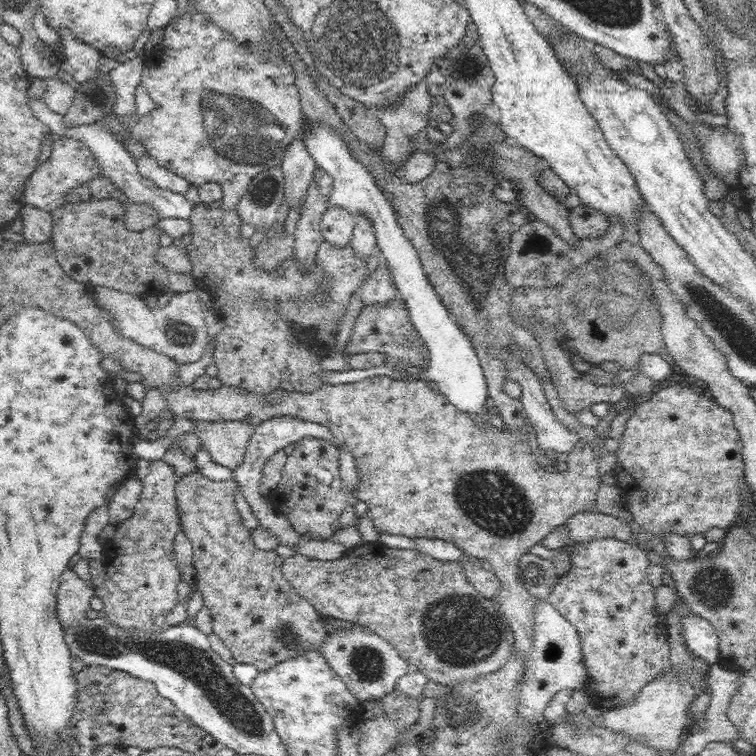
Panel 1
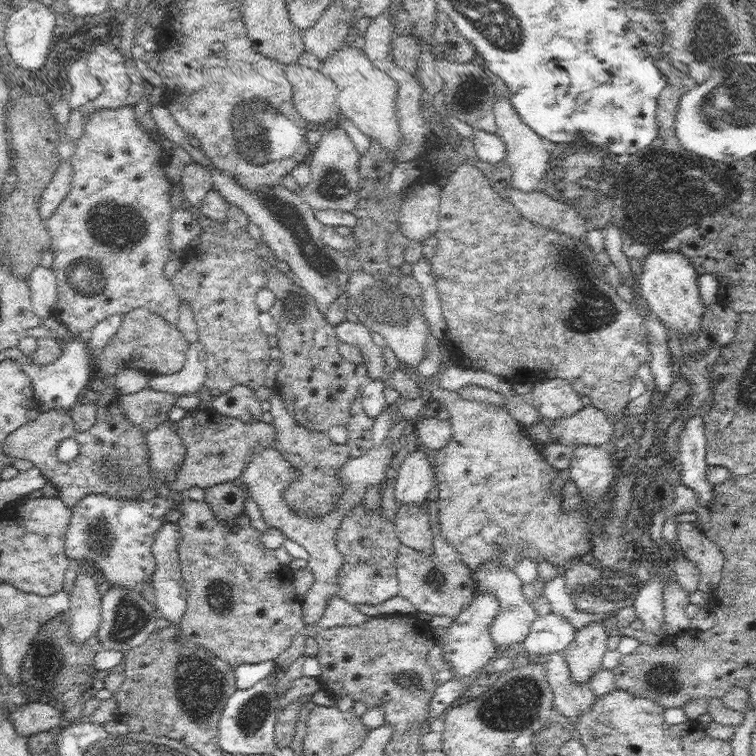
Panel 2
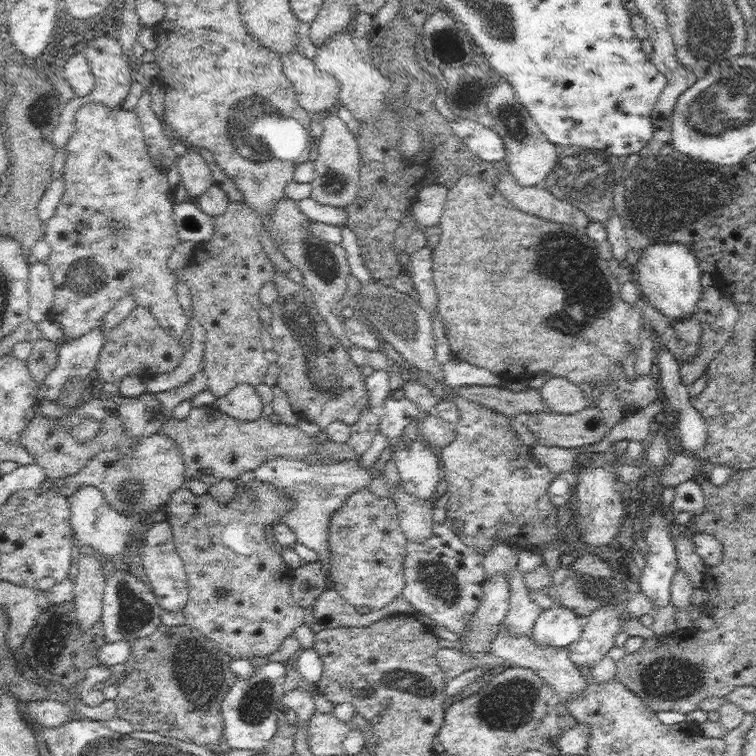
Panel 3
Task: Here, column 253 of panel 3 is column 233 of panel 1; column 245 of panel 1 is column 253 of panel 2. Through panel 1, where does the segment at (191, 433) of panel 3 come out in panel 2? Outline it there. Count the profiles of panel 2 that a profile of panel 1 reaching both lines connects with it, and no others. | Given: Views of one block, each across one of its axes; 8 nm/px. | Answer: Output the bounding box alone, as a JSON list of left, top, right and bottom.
[4,374,276,510]

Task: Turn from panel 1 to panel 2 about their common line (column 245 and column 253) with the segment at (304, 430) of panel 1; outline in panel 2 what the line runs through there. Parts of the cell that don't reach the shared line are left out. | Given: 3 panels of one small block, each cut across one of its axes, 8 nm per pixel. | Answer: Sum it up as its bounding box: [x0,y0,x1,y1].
[241,440,396,629]

